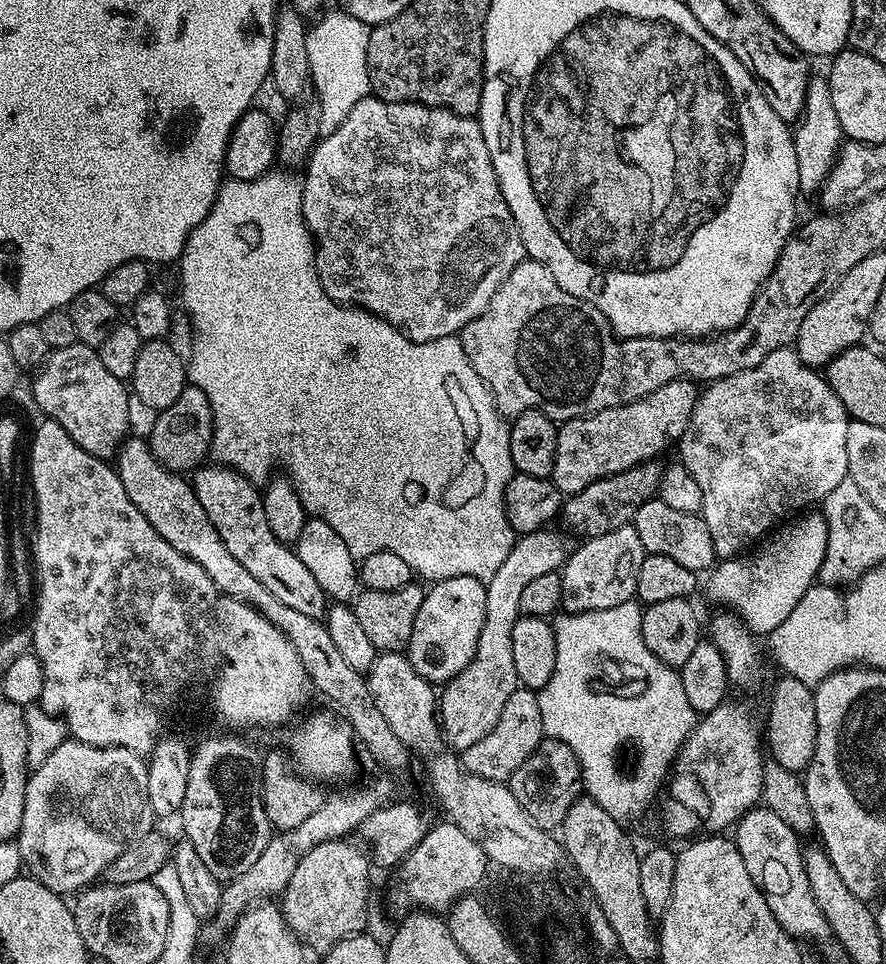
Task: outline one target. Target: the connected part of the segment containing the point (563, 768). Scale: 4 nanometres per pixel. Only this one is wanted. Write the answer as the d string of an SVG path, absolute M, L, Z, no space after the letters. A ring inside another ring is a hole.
M546 738L536 747L534 754L530 754L530 758L526 758L526 762L514 770L510 787L514 798L522 802L526 814L530 814L538 826L549 830L559 829L566 818L566 810L570 810L570 806L582 795L580 763L566 742Z

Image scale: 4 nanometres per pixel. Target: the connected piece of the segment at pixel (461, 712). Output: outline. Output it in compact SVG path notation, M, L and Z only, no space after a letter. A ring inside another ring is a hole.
M552 531L517 535L510 554L506 554L506 562L502 562L502 566L498 566L498 570L486 582L486 618L478 636L478 650L474 652L470 666L443 685L438 696L442 735L453 749L463 750L474 746L478 738L486 738L486 734L494 730L498 714L502 714L502 706L506 706L506 698L510 698L520 684L514 670L512 637L514 622L518 622L522 615L522 593L532 579L547 572L559 572L570 551L569 537L563 531Z

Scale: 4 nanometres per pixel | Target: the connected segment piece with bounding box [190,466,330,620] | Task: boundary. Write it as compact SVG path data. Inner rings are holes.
M208 467L195 469L190 483L198 502L202 502L202 510L206 510L206 518L210 518L214 530L218 530L218 538L226 542L226 550L230 550L230 554L234 554L234 558L238 558L238 562L242 562L242 566L246 566L246 570L250 570L250 574L254 574L254 578L258 578L278 602L286 602L286 606L310 618L323 620L330 601L322 586L318 586L314 574L302 566L302 558L298 558L296 551L279 541L270 530L261 489L232 468Z

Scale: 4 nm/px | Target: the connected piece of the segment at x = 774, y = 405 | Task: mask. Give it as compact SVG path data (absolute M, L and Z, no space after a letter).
M792 346L774 350L774 354L762 358L762 362L758 362L758 366L754 366L750 370L742 370L730 378L711 381L705 388L708 389L705 392L703 389L699 393L690 422L686 426L684 435L678 441L678 449L680 448L678 460L679 463L686 466L686 470L690 470L690 474L694 474L694 482L698 482L698 487L702 490L700 512L710 530L710 538L714 538L714 550L717 557L731 558L751 549L757 541L767 537L781 522L819 505L839 483L849 479L848 459L846 458L846 426L850 417L843 406L843 402L839 400L838 394L828 385L825 377L817 369L800 361L795 347Z

